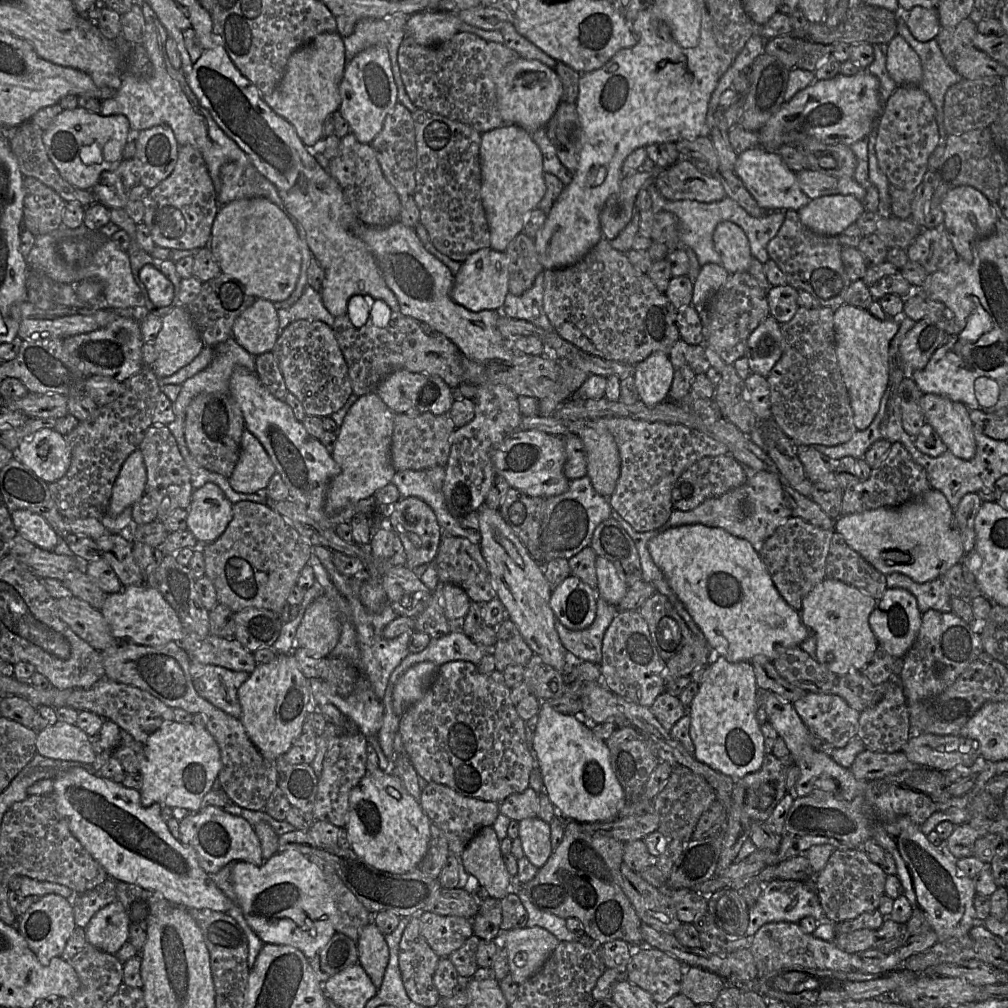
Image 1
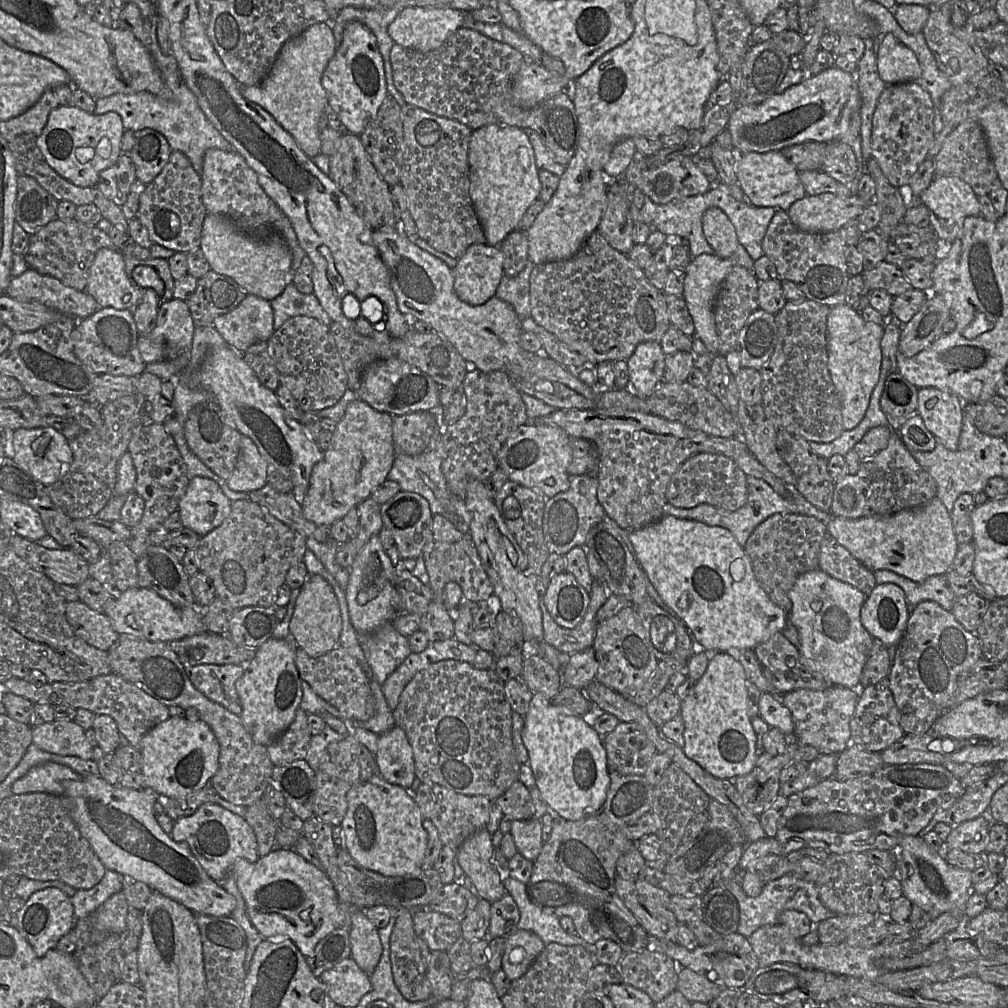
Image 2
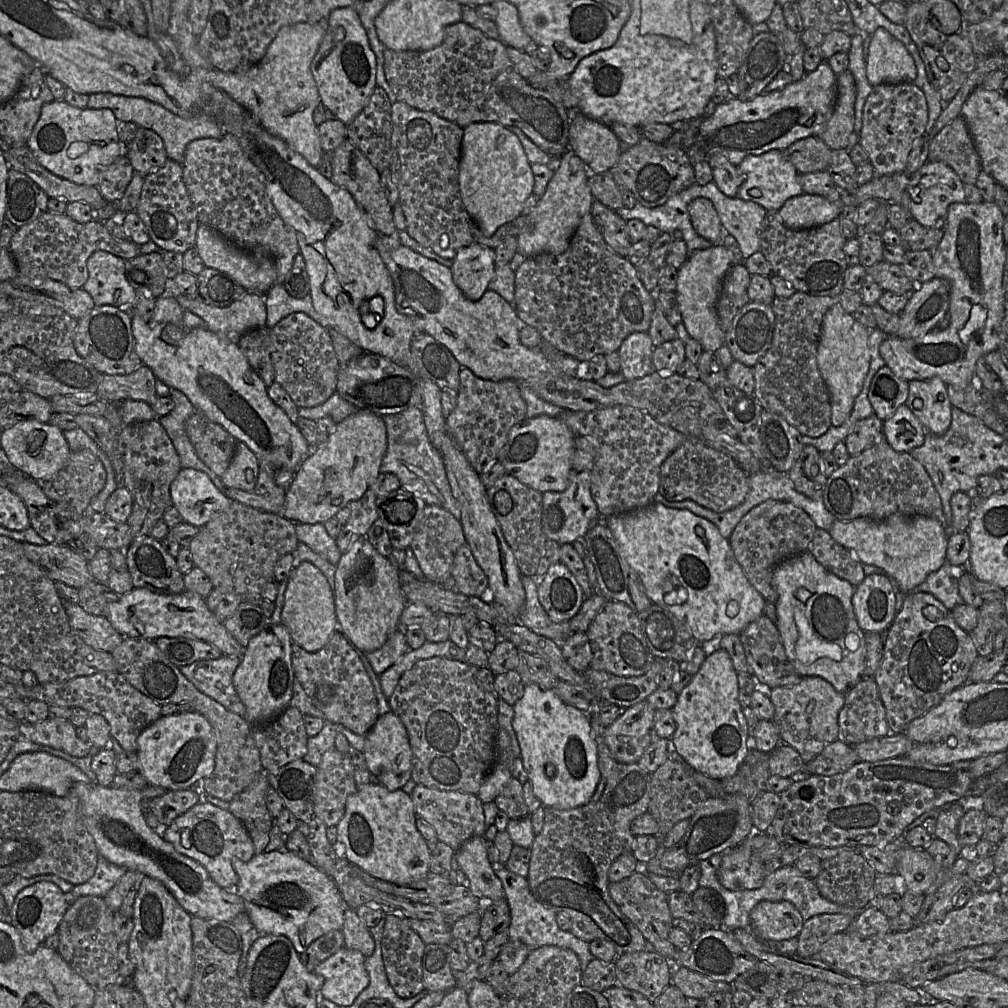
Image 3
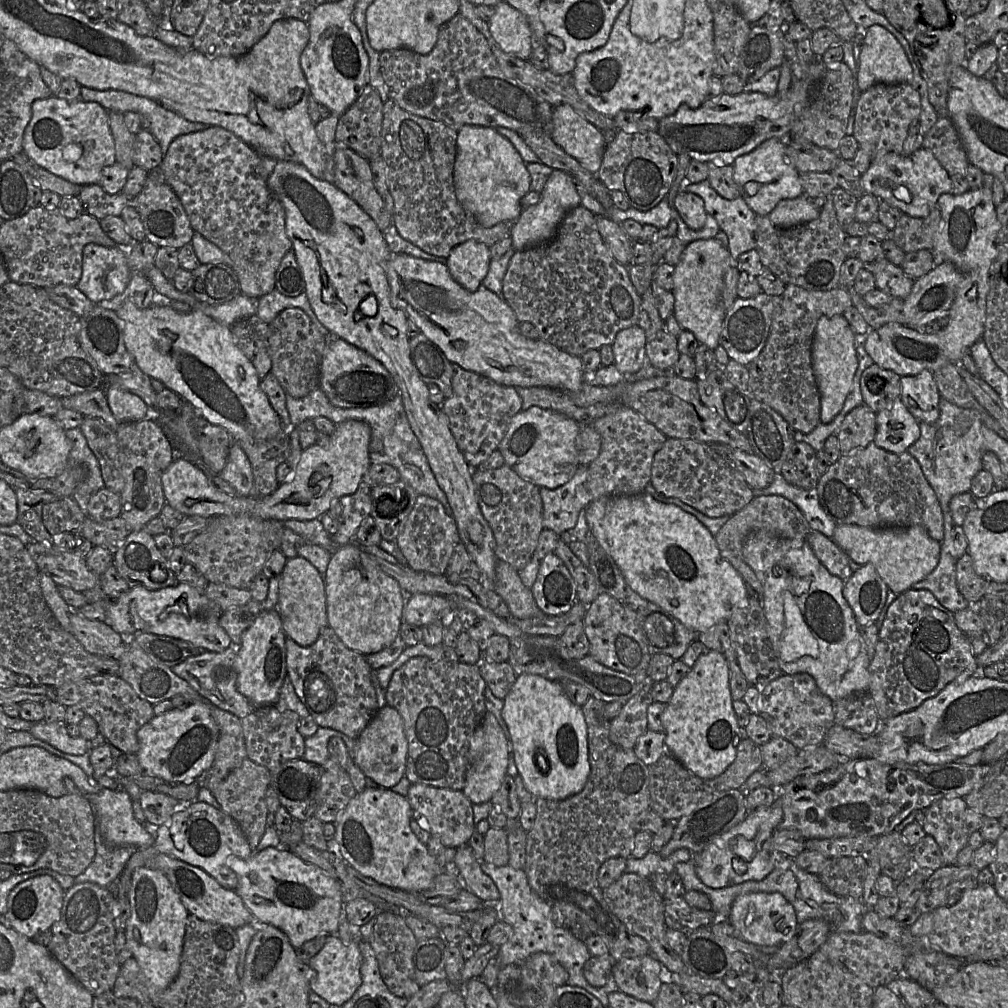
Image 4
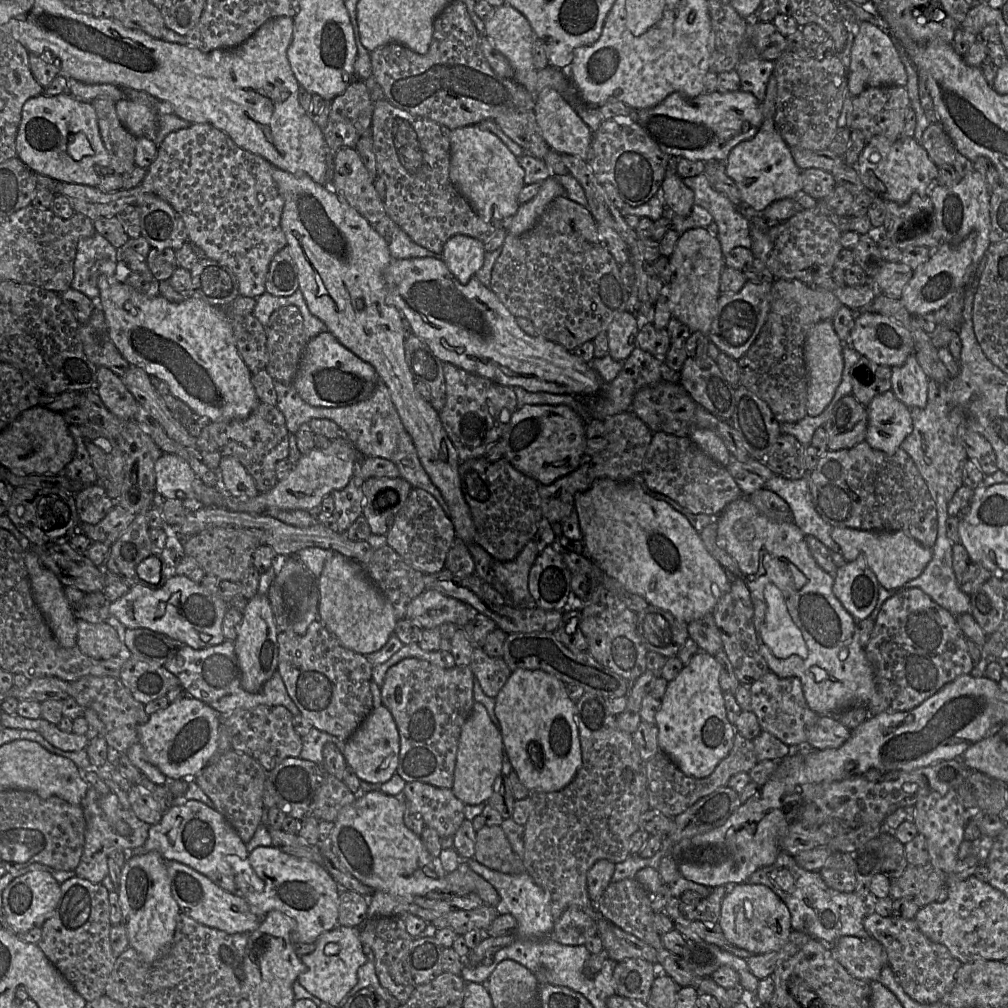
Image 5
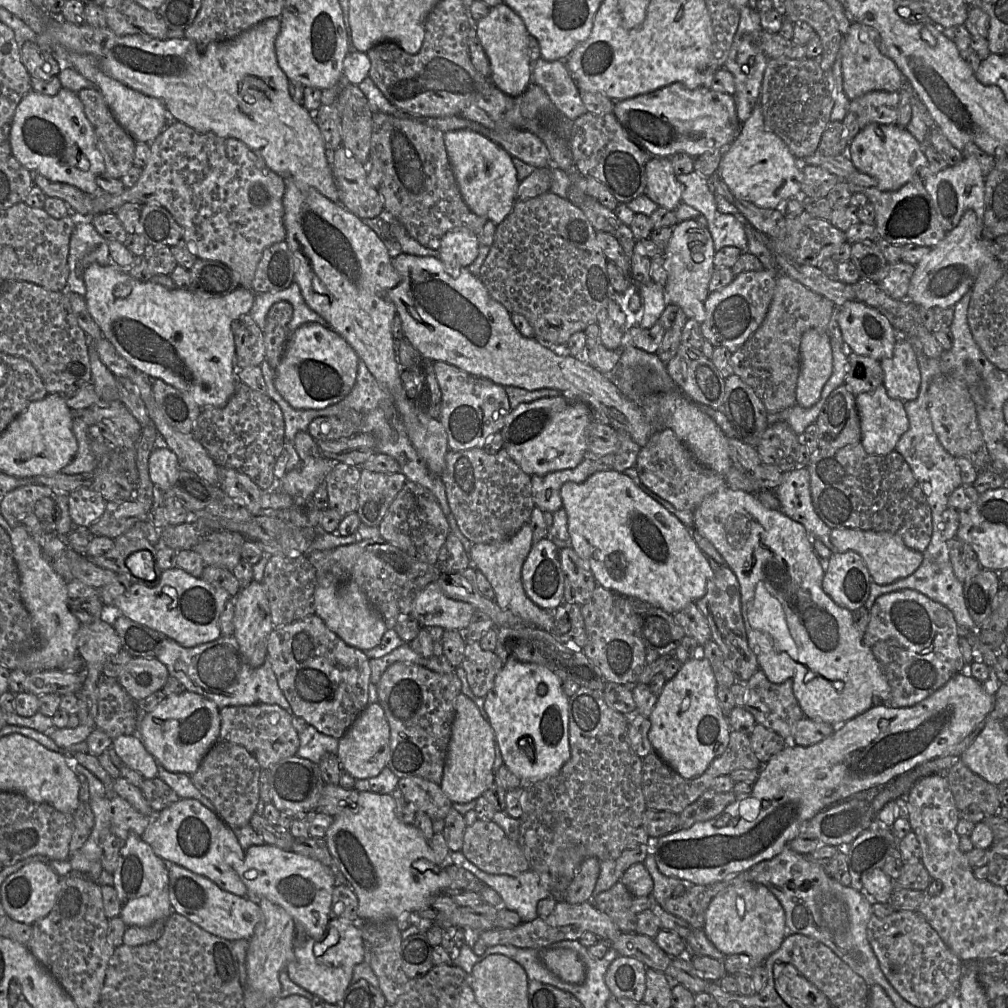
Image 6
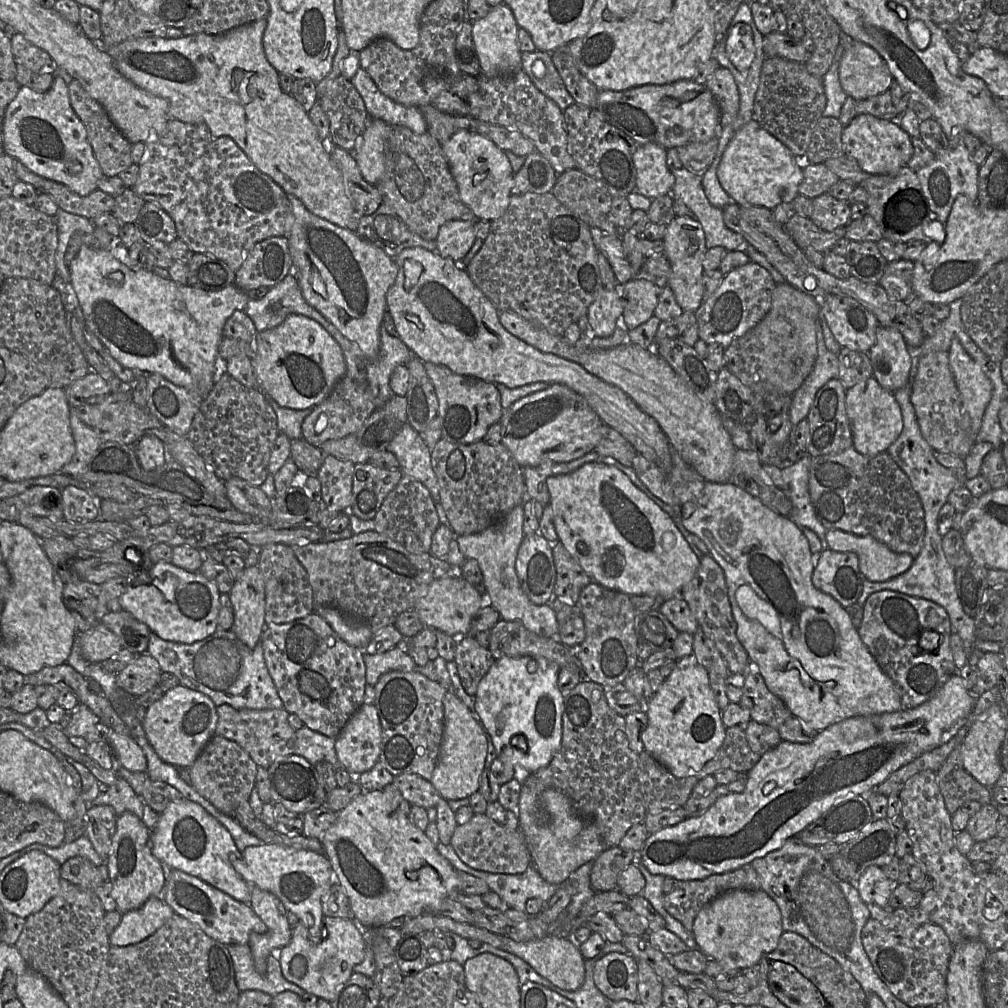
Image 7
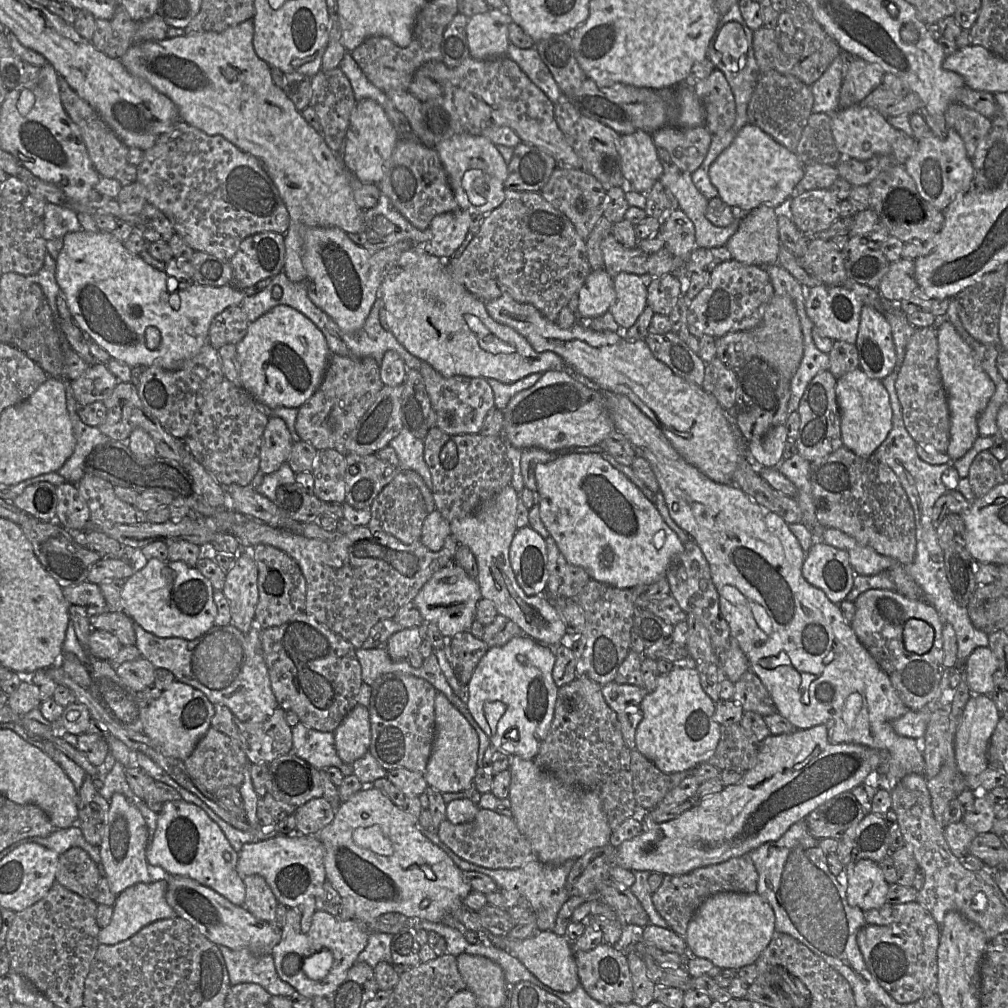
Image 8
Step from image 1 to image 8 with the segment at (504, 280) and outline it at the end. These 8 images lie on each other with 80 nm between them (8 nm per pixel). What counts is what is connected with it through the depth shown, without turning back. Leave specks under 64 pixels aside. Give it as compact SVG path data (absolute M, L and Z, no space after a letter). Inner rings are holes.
M461 208L435 216L429 227L432 239L426 243L426 251L441 259L453 257L464 242L469 225L469 212Z

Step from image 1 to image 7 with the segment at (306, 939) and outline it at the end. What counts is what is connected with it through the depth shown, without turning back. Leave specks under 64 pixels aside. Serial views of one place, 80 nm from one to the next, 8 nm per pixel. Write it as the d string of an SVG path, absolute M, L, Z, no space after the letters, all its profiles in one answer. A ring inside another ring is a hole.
M263 843L262 845L259 845L259 846L248 846L241 853L242 853L242 859L239 859L239 857L236 857L234 855L228 855L228 857L231 856L230 861L233 863L234 867L236 868L236 871L240 874L240 876L250 886L257 886L263 890L271 892L276 897L278 897L278 899L284 905L285 909L288 912L291 912L294 915L296 915L297 918L306 926L308 933L309 933L310 937L312 938L312 940L314 942L319 942L322 939L322 928L323 928L323 917L324 917L323 910L322 910L323 897L329 890L331 884L336 882L330 861L329 861L328 857L325 855L325 853L324 852L314 852L314 851L304 850L304 849L297 849L297 848L283 846L283 845L274 844L274 843Z

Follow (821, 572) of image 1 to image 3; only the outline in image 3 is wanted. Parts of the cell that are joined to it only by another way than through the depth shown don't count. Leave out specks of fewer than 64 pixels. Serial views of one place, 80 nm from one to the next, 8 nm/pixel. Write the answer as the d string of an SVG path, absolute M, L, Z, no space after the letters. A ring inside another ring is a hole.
M770 499L753 507L743 516L728 540L750 584L767 602L775 604L778 594L773 586L774 570L784 560L809 551L816 529L814 521L800 507Z

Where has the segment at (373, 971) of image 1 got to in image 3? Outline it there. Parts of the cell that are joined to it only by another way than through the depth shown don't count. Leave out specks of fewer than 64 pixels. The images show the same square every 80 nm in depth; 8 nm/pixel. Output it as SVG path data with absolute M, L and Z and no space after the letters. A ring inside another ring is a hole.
M347 908L344 912L342 927L345 947L359 950L365 957L371 956L375 951L375 940L368 928L358 917L355 909Z

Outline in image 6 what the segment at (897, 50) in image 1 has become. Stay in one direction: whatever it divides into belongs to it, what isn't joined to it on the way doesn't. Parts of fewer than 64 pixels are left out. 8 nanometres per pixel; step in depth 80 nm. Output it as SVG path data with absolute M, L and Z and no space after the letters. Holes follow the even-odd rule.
M853 22L846 34L842 55L843 89L851 101L870 91L898 91L904 85L904 77L897 65L880 48L877 31L867 25Z

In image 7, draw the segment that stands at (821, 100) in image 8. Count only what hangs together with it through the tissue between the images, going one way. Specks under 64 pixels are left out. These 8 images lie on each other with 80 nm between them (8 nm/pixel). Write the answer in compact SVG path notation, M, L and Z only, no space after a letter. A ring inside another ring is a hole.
M839 41L833 62L829 70L821 78L827 99L823 115L837 119L839 118L844 102L848 97L843 91L839 80L839 66L844 50L845 46Z

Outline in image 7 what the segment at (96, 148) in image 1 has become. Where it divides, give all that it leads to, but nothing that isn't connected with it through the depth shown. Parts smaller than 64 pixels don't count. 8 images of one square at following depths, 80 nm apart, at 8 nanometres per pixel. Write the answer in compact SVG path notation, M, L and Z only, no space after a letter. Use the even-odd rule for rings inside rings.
M54 76L52 86L46 92L20 87L5 111L3 148L4 154L18 160L33 173L63 184L80 196L96 190L103 176L86 128L71 106L68 84L59 76Z

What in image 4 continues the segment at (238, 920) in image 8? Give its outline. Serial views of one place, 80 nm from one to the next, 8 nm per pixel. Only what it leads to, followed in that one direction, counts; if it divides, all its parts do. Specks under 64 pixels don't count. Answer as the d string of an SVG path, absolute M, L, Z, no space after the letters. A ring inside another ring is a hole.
M166 854L154 855L150 860L150 867L164 873L190 915L194 915L203 921L229 926L233 929L256 921L235 890L223 888L201 868Z

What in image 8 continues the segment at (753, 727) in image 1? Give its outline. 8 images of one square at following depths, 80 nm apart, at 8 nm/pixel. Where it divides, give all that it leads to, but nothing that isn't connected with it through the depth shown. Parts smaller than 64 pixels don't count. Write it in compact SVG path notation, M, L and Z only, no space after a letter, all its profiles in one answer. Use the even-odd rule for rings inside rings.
M674 668L665 675L659 675L656 688L640 704L643 718L636 730L636 750L664 773L692 771L707 763L717 748L721 725L714 720L715 708L716 703L704 692L695 668Z

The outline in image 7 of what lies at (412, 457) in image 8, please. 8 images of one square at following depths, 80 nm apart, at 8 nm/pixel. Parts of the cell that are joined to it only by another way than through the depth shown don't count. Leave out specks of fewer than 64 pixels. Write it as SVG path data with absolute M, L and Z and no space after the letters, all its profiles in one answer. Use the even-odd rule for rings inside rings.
M406 422L388 443L386 449L398 459L403 475L421 482L436 503L440 503L439 484L431 464L430 449L418 433Z

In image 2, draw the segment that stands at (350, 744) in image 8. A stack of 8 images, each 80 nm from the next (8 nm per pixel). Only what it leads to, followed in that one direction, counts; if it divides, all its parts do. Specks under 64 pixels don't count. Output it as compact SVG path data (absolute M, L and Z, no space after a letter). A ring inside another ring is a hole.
M395 725L379 735L374 754L378 774L387 782L410 791L416 778L411 745L403 729Z

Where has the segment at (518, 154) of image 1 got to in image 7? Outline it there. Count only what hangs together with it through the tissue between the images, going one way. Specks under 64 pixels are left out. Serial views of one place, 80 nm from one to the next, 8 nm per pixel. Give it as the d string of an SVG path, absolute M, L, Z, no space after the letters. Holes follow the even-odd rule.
M467 130L456 131L441 147L463 204L479 219L500 218L509 206L514 185L514 172L505 152L489 138Z

